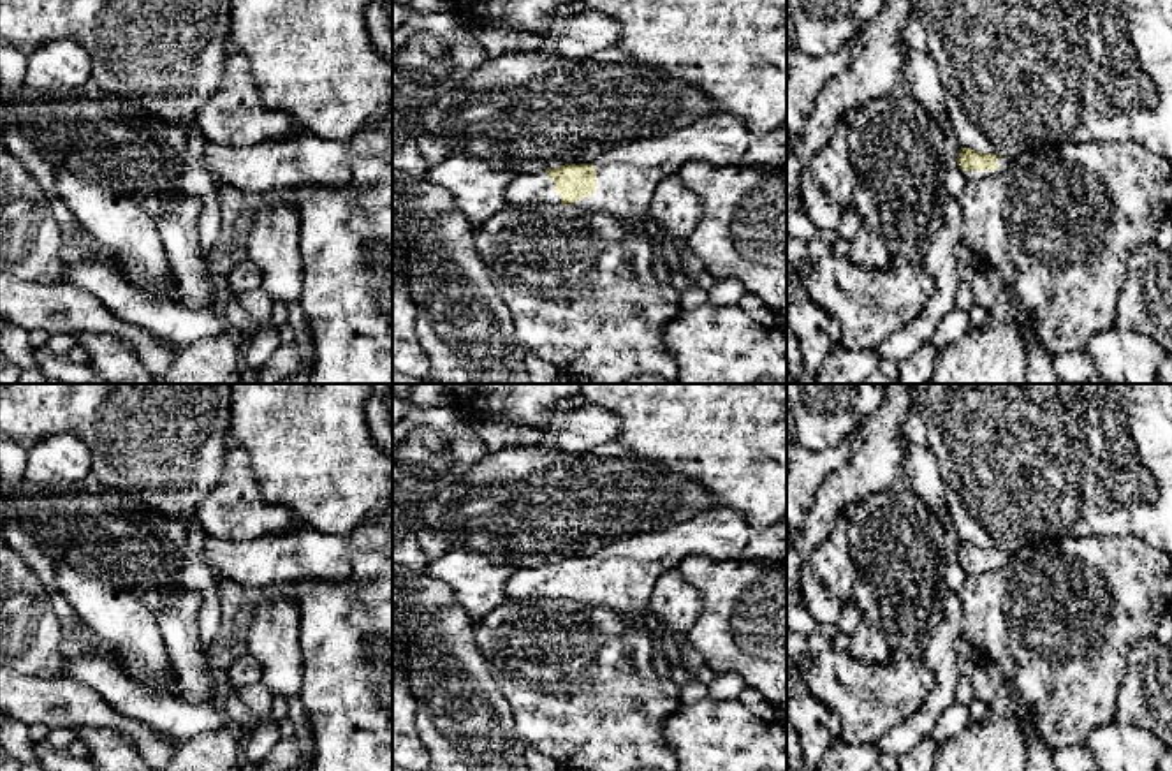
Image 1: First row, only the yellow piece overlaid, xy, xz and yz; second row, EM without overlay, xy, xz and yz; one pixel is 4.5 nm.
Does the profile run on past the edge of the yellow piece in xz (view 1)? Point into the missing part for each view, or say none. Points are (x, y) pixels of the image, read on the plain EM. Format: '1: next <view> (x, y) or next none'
1: next xz (625, 571)

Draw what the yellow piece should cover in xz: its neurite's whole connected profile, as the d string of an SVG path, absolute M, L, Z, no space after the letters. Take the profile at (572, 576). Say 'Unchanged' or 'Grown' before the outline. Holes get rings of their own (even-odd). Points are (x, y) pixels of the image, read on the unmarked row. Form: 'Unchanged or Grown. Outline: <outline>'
Grown. Outline: M699 510L670 528L604 544L591 558L574 554L542 567L516 569L503 593L512 602L572 598L609 606L632 623L644 621L656 579L693 554L716 560L774 558L787 563L787 516L765 530L753 530L741 510Z

